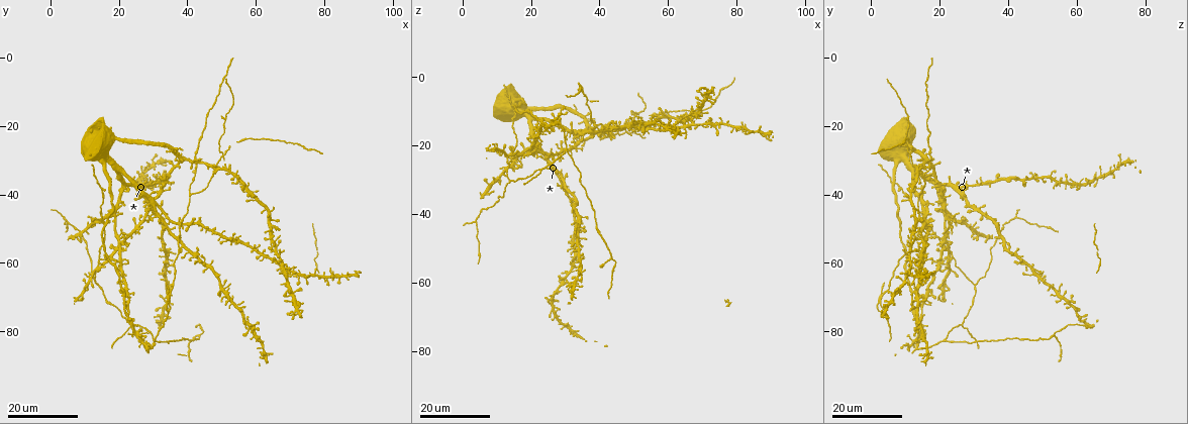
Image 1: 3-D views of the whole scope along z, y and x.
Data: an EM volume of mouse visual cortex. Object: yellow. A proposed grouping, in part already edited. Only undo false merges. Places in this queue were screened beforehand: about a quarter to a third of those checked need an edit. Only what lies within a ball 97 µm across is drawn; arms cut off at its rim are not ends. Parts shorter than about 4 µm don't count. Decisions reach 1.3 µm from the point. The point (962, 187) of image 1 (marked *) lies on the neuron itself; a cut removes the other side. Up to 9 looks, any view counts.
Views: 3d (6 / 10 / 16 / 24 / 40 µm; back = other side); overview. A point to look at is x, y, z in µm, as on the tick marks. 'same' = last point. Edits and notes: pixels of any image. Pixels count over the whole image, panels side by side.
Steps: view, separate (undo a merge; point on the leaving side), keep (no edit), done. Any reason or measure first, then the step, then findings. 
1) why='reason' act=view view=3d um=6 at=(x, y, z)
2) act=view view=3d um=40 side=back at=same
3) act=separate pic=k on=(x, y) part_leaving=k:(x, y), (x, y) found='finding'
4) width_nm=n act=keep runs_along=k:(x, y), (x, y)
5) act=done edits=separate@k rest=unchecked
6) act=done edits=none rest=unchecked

why='a fork' act=view view=3d um=24 at=(13.5, 66.5, 30.0)

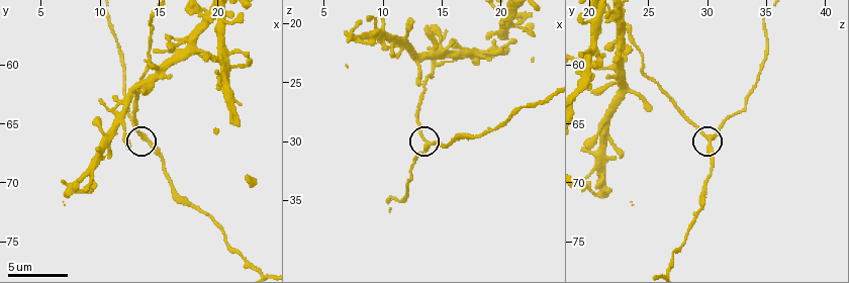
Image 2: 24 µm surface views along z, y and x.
act=view view=3d um=10 at=(13.8, 66.0, 30.2)

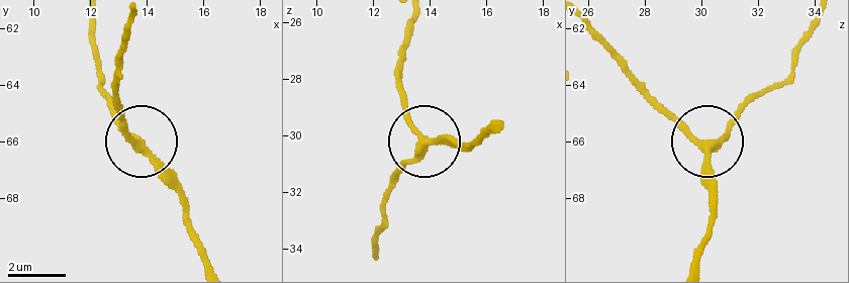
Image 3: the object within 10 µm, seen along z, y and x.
side_arm_um=44 act=keep runs_along=3:(129, 19), (120, 113), (142, 143), (101, 94) found='continuous, no second neuron'

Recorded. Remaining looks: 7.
why='branch point' act=view view=3d um=10 at=(14.0, 58.4, 24.0)

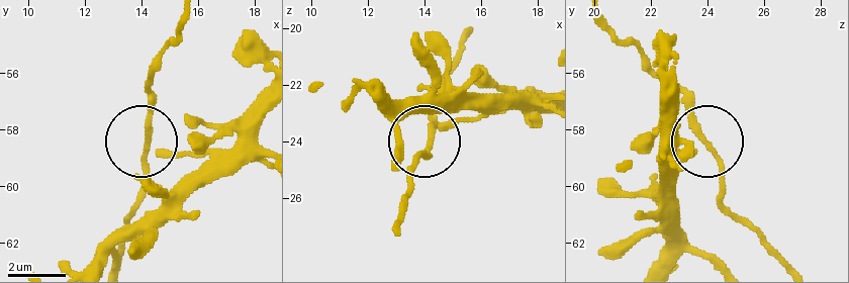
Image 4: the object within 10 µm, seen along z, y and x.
width_nm=150 act=keep found='all the same neuron'

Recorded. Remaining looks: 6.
why='three arms meet' act=view view=3d um=16 at=(42.5, 80.5, 53.5)

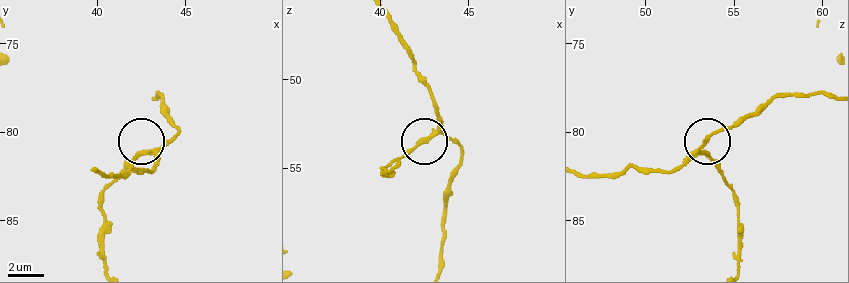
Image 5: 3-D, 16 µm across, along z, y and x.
act=view view=3d um=10 at=(43.3, 81.1, 53.0)

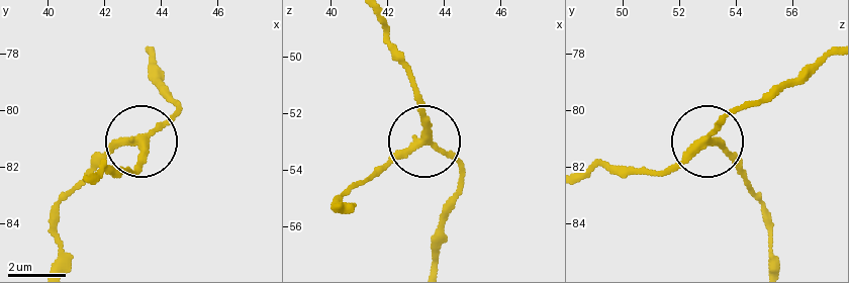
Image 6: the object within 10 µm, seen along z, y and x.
width_nm=240 act=separate pic=6 on=(178, 108) part_leaving=6:(150, 135), (176, 111), (155, 56) found='a second neuron is stuck on'

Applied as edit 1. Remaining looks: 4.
why='arms part here' act=view view=3d um=24 at=(24.0, 78.5, 26.5)

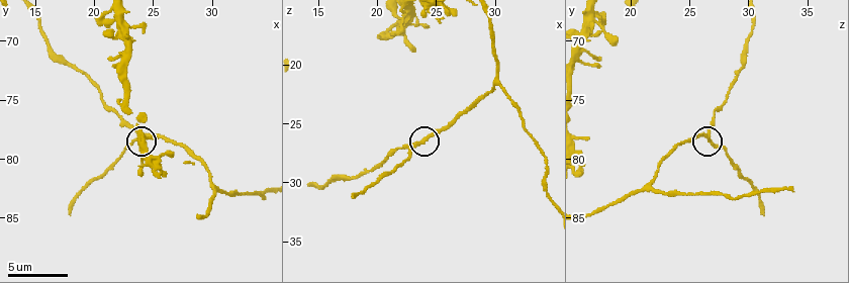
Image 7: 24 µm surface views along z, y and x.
act=view view=3d um=6 at=(24.0, 78.2, 26.4)

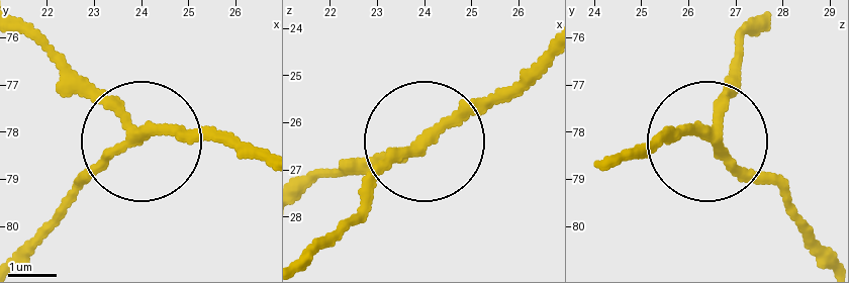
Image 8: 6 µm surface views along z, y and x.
why='other side' act=view view=3d um=6 side=back at=(23.80, 78.15, 26.50)

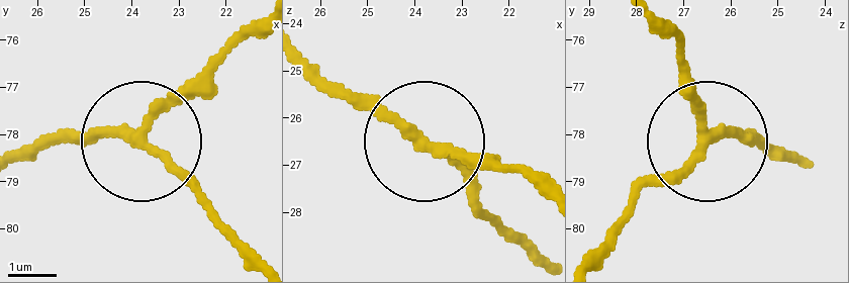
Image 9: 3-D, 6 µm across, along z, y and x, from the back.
arms=3 act=keep found='all the same neuron'

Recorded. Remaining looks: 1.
act=done edits=separate@6 rest=unchecked

